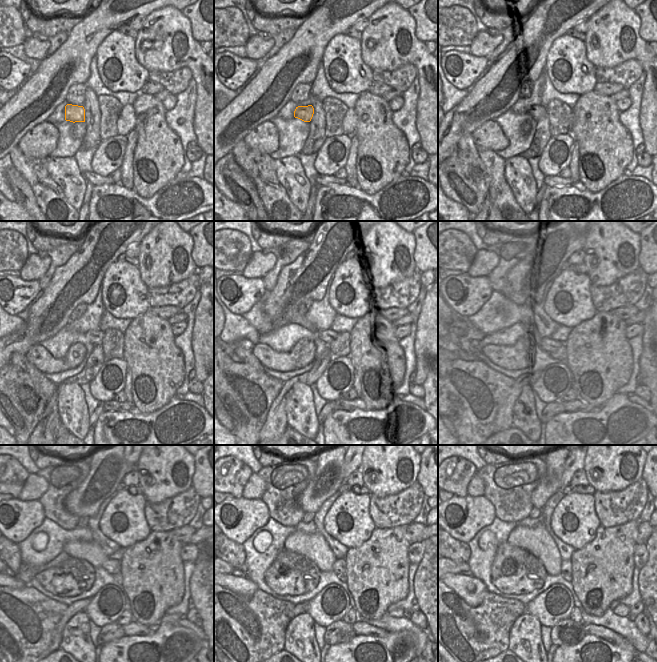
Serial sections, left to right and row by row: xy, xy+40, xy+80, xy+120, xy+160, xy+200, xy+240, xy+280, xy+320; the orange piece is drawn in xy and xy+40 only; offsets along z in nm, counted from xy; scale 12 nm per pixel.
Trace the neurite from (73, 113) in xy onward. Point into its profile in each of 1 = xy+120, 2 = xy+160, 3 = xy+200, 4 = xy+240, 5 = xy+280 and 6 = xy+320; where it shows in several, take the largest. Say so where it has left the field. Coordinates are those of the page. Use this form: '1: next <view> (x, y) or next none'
1: next xy+120 (94, 337)
2: next xy+160 (327, 336)
3: next xy+200 (556, 339)
4: next xy+240 (113, 566)
5: next xy+280 (339, 567)
6: next xy+320 (566, 564)

